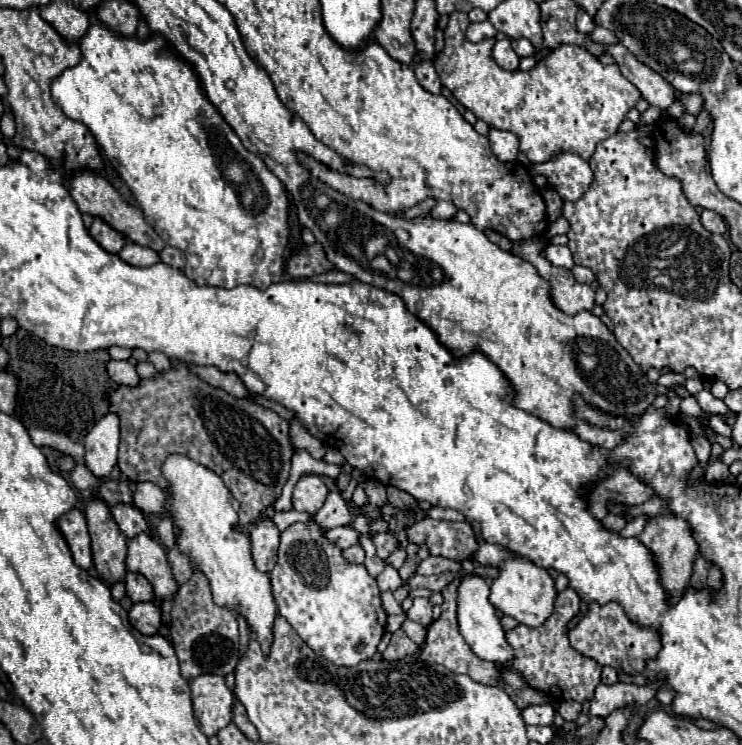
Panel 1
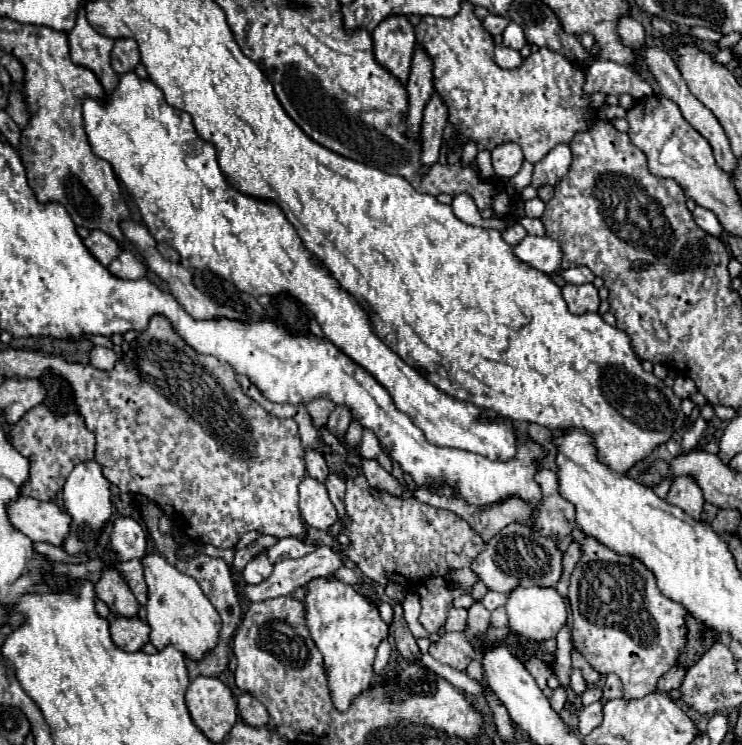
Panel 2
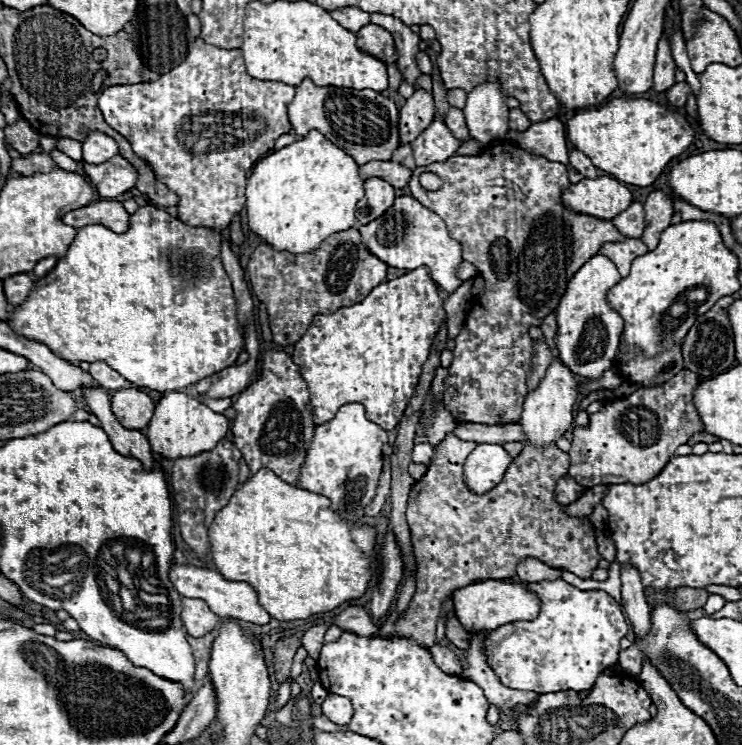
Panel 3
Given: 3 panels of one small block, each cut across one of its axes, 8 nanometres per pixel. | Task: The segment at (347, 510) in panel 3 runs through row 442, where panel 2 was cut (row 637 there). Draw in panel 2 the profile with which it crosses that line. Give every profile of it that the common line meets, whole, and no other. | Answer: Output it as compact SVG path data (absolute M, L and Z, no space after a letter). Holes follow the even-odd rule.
M334 576L312 578L306 584L306 596L302 604L310 636L324 656L334 706L344 712L360 692L370 688L370 682L374 678L372 662L376 648L388 636L388 626L380 618L376 604L370 604L362 594L354 590L354 586L344 584Z

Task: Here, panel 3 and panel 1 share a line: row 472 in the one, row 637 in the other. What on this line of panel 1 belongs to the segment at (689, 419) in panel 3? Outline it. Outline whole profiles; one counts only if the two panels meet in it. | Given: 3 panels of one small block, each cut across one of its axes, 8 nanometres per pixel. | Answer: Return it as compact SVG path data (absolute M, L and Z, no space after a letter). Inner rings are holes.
M608 602L604 606L590 604L586 616L578 622L578 626L574 630L568 632L568 638L570 638L570 644L580 654L594 658L602 666L612 666L612 668L628 672L628 674L642 674L646 670L646 660L654 658L658 654L658 650L662 648L658 632L640 628L638 624L630 622L626 618L626 612L622 610L622 606L618 606L616 602Z

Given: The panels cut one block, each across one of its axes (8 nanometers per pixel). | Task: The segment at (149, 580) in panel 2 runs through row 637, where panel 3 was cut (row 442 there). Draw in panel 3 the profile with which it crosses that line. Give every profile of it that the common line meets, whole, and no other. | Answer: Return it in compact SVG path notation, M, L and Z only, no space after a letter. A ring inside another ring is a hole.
M170 392L160 398L156 404L154 416L148 424L146 438L150 440L152 452L160 454L162 458L190 458L194 454L202 454L206 450L214 450L214 446L226 436L230 424L224 414L212 412L208 406L200 404L198 400L190 398L182 392Z

